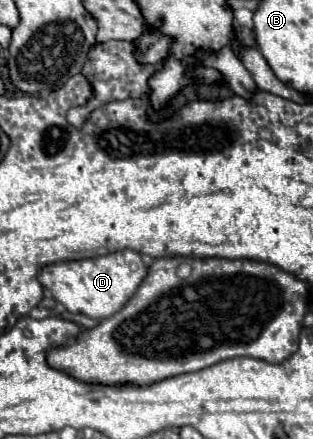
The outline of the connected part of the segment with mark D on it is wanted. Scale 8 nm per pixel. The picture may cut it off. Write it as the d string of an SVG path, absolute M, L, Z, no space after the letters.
M121 250L99 258L71 260L45 266L39 274L39 282L51 290L53 298L61 302L67 312L105 320L125 306L125 302L135 294L137 286L143 282L145 274L147 266L143 264L141 254L135 250Z

